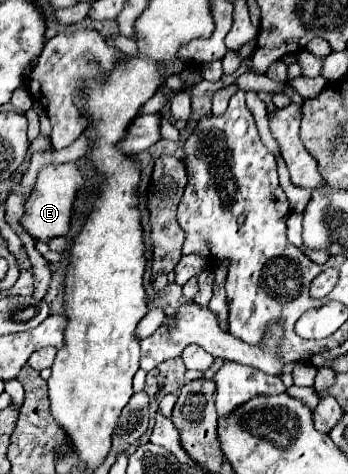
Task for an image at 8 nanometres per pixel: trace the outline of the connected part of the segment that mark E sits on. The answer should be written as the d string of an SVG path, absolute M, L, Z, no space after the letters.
M65 162L59 166L45 166L39 172L37 184L33 188L33 194L29 196L27 204L25 204L25 216L21 220L23 228L43 240L49 242L55 236L65 236L71 230L71 218L73 218L73 206L77 200L77 192L85 182L85 174L79 170L77 162Z

